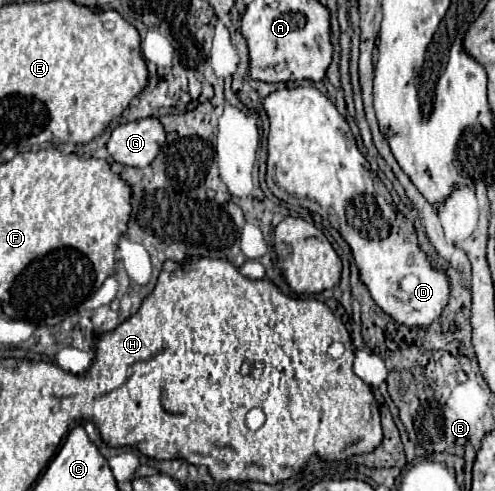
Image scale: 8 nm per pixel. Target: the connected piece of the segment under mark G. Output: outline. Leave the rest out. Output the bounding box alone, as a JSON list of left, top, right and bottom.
[106,119,166,167]

